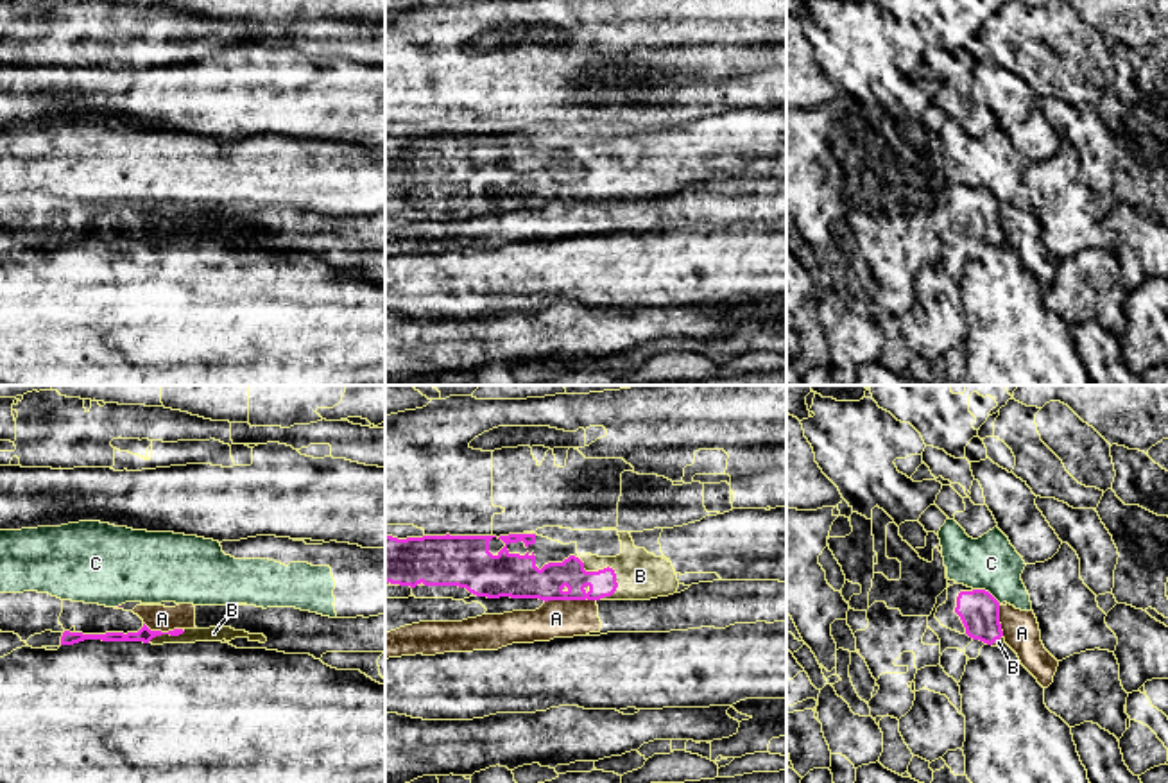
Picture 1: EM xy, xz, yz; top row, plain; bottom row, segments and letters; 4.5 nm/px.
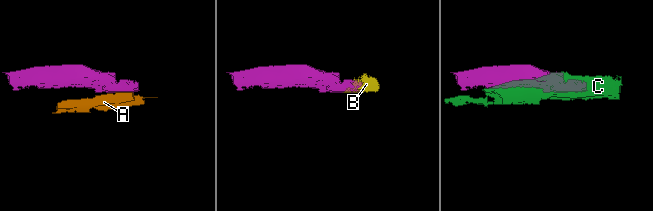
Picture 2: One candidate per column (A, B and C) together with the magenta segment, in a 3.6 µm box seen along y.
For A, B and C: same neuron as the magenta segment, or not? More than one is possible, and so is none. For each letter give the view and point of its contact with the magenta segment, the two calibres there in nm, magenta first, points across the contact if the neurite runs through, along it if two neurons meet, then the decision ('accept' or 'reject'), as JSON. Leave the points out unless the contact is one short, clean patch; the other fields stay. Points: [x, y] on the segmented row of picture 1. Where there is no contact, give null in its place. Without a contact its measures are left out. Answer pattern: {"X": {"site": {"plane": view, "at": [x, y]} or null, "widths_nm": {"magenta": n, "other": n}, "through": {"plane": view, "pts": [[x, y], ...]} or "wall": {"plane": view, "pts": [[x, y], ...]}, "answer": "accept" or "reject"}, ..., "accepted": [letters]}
{"A": {"site": {"plane": "xz", "at": [565, 599]}, "widths_nm": {"magenta": 200, "other": 180}, "answer": "reject"}, "B": {"site": {"plane": "xz", "at": [604, 568]}, "widths_nm": {"magenta": 140, "other": 220}, "through": {"plane": "xz", "pts": [[552, 577], [595, 577], [604, 568], [618, 576], [640, 576]]}, "answer": "accept"}, "C": {"site": {"plane": "yz", "at": [987, 592]}, "widths_nm": {"magenta": 180, "other": 240}, "answer": "reject"}, "accepted": ["B"]}

